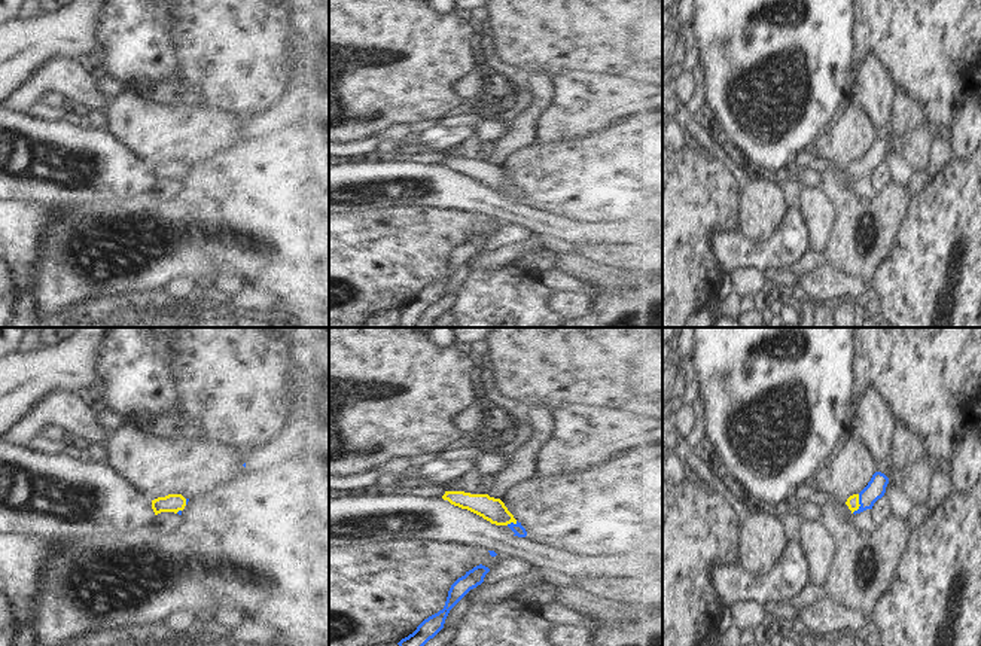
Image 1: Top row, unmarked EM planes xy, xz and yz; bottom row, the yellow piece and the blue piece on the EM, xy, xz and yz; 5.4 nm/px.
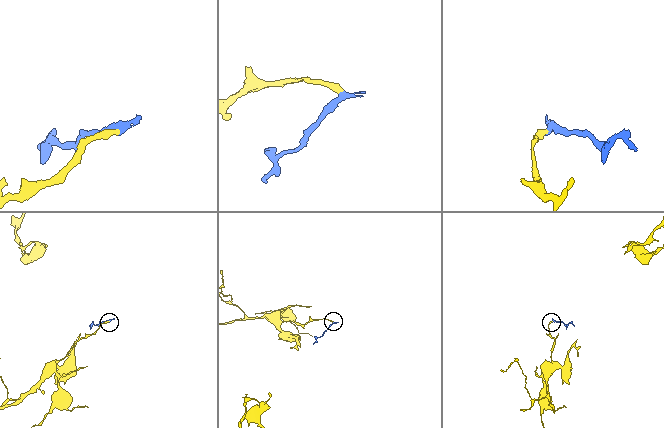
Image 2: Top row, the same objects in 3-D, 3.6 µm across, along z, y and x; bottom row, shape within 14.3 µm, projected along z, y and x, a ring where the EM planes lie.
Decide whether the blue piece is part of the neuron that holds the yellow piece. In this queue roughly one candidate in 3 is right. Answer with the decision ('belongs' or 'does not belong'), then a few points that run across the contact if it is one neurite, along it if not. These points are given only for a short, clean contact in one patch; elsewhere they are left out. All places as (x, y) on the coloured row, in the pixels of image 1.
belongs | yz (852, 502), (859, 505), (876, 488)

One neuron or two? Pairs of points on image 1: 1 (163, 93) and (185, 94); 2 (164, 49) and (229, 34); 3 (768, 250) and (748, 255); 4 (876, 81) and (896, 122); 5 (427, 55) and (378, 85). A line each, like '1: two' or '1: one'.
1: one
2: two
3: one
4: two
5: one

